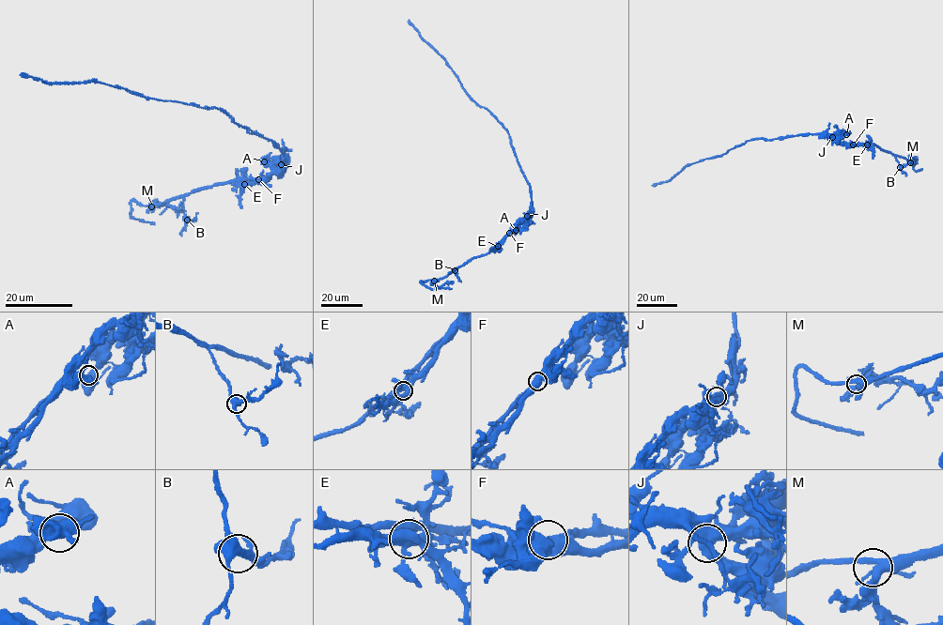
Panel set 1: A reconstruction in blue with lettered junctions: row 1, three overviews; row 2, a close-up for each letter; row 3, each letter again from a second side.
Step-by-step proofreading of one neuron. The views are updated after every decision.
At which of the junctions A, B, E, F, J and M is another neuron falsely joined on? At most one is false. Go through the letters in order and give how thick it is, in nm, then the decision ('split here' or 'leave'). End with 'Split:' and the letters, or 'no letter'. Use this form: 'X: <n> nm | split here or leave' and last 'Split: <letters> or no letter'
A: 480 nm | leave
B: 400 nm | leave
E: 420 nm | leave
F: 500 nm | leave
J: 480 nm | leave
M: 400 nm | leave
Split: no letter

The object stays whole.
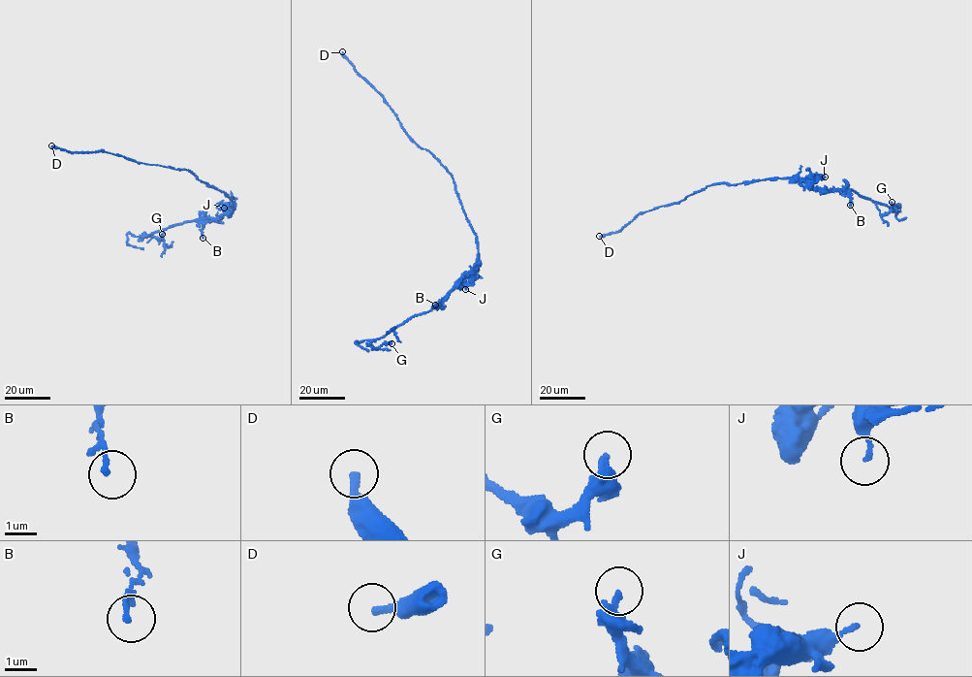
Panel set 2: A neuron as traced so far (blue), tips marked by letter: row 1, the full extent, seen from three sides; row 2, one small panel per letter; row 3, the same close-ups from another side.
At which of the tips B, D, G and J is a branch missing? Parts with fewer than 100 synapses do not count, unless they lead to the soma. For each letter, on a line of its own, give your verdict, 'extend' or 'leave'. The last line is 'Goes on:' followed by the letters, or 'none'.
B: leave
D: leave
G: leave
J: leave
Goes on: none

